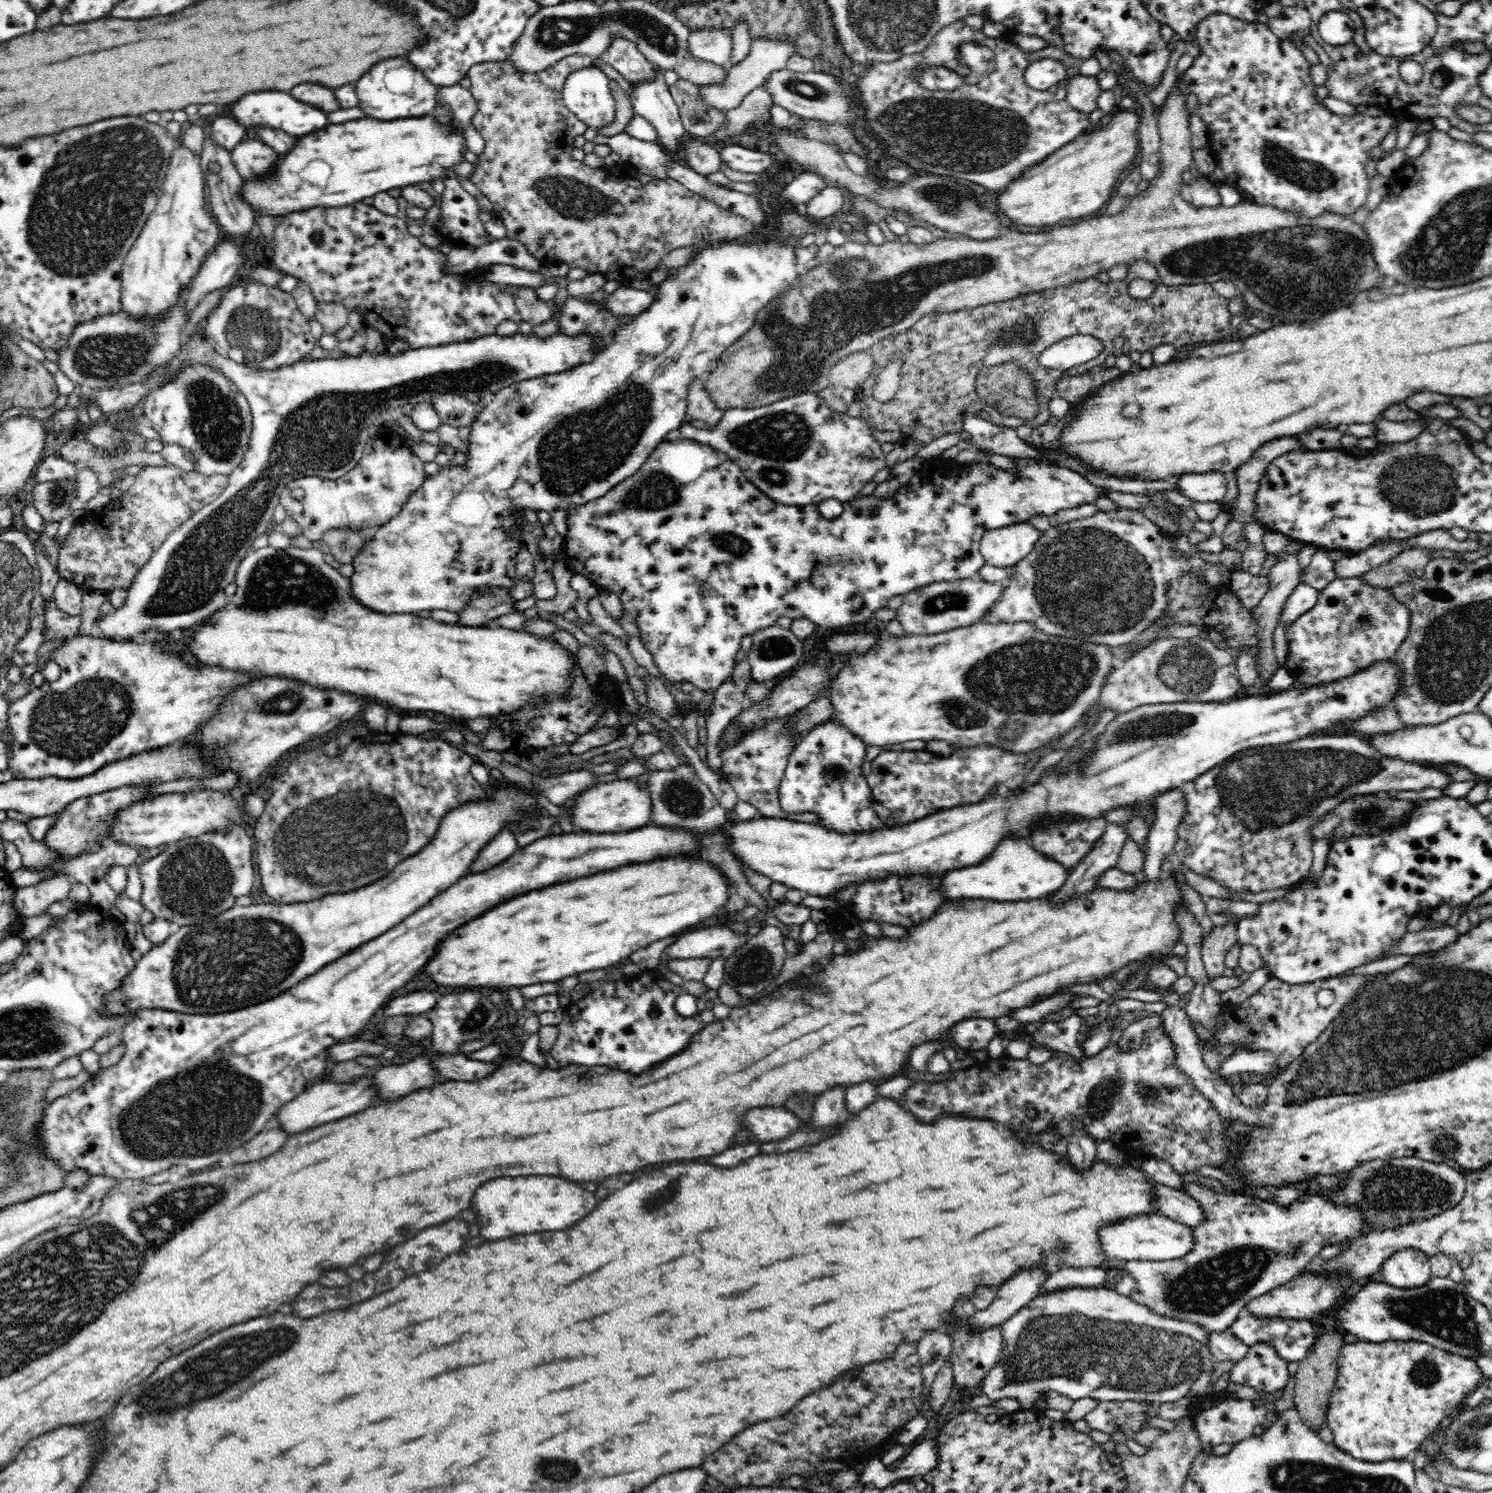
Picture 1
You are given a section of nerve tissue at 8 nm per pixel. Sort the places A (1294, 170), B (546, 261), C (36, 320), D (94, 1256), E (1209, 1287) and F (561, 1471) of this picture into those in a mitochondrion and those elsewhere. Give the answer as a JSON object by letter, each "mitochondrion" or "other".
{"A":"mitochondrion","B":"other","C":"other","D":"mitochondrion","E":"mitochondrion","F":"mitochondrion"}

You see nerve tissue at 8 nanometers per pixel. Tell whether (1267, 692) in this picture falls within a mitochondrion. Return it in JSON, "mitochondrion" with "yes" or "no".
{"mitochondrion":"no"}

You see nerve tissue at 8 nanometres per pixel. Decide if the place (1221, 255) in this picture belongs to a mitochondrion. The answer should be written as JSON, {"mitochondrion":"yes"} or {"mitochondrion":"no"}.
{"mitochondrion":"yes"}

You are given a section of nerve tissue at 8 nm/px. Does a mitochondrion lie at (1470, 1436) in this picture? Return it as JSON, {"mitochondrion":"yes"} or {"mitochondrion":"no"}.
{"mitochondrion":"yes"}

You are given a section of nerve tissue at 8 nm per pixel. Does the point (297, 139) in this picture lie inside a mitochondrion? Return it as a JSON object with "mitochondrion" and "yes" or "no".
{"mitochondrion":"no"}

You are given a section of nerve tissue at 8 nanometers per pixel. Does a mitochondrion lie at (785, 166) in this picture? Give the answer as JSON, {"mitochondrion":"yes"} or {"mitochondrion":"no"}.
{"mitochondrion":"no"}

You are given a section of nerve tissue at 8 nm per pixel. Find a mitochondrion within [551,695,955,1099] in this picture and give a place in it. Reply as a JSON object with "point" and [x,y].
{"point":[752,968]}

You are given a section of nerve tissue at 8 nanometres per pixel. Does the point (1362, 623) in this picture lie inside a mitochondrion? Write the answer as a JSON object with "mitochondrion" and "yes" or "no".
{"mitochondrion":"yes"}

